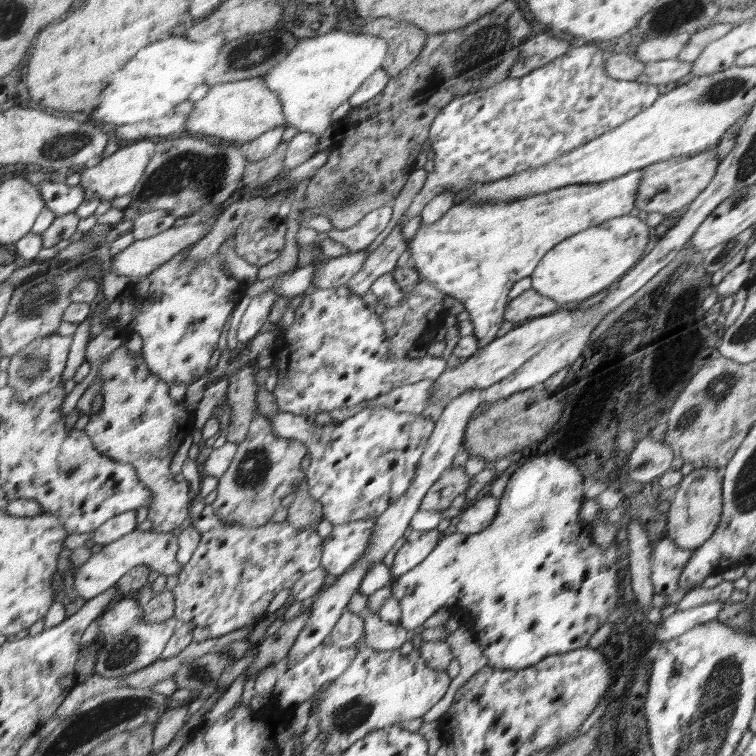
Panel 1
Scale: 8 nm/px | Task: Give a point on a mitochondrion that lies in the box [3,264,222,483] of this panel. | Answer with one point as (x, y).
(35, 300)

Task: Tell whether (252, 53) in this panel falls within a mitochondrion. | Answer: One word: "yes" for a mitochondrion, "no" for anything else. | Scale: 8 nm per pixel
yes

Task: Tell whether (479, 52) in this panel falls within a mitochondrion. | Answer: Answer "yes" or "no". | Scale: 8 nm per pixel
yes

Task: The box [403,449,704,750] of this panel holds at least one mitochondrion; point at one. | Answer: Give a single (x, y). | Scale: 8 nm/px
(538, 526)

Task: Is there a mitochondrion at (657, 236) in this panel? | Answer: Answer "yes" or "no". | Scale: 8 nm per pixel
no

